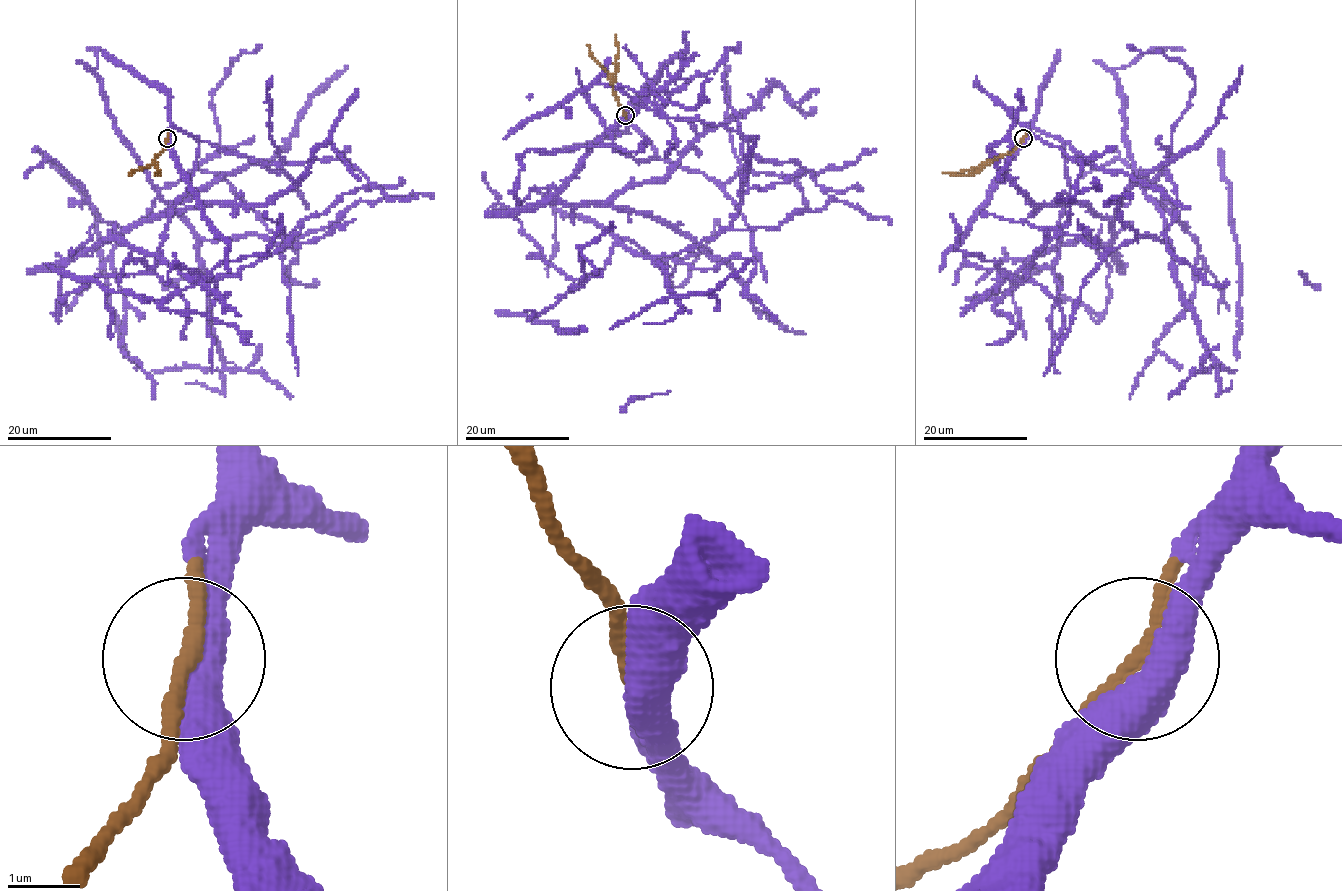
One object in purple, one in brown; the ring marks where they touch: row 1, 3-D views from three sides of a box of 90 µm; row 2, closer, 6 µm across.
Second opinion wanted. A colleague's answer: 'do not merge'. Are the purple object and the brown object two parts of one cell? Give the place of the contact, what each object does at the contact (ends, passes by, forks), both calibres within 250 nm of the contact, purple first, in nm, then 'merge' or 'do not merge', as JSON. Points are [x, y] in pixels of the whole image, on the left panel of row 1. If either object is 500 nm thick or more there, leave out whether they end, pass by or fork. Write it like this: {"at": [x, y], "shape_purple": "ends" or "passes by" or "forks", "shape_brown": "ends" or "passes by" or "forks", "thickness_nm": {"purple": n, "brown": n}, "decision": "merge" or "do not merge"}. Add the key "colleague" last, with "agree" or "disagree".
{"at": [167, 138], "shape_purple": "passes by", "shape_brown": "passes by", "thickness_nm": {"purple": 480, "brown": 200}, "decision": "merge", "colleague": "disagree"}

